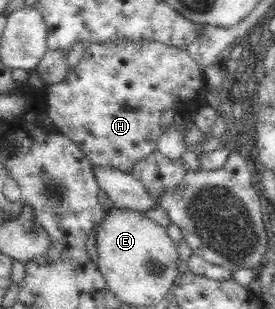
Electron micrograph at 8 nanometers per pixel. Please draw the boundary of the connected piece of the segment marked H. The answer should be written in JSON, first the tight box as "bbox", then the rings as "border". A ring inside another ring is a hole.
{"bbox":[47,37,207,173],"border":[[[125,37],[93,42],[85,47],[81,59],[68,70],[66,77],[58,83],[47,85],[47,114],[58,131],[71,139],[88,161],[100,169],[118,169],[128,173],[136,161],[142,161],[156,150],[161,135],[160,117],[175,109],[176,114],[192,120],[193,114],[206,105],[207,89],[204,71],[186,49],[165,45],[160,41],[131,41]]]}

